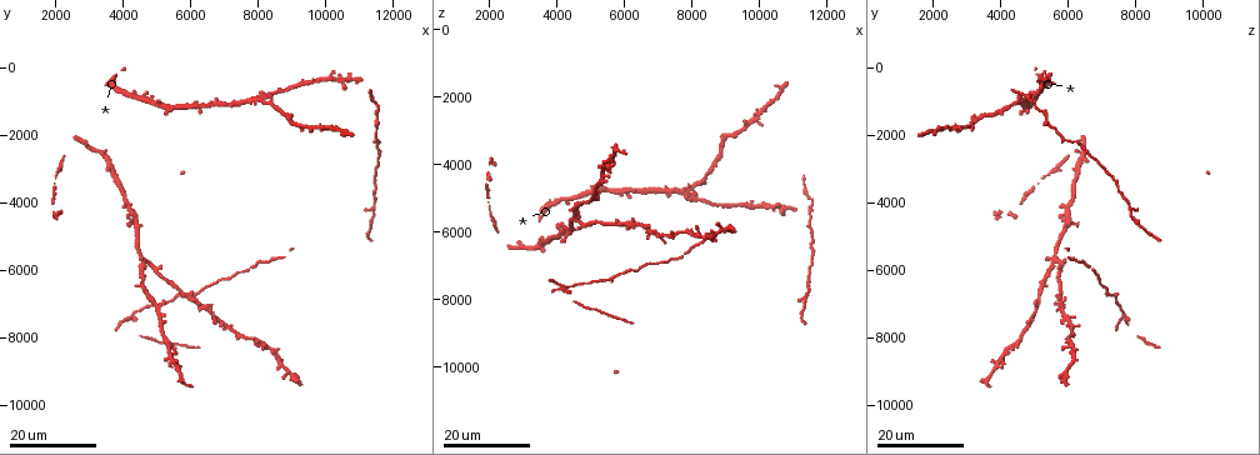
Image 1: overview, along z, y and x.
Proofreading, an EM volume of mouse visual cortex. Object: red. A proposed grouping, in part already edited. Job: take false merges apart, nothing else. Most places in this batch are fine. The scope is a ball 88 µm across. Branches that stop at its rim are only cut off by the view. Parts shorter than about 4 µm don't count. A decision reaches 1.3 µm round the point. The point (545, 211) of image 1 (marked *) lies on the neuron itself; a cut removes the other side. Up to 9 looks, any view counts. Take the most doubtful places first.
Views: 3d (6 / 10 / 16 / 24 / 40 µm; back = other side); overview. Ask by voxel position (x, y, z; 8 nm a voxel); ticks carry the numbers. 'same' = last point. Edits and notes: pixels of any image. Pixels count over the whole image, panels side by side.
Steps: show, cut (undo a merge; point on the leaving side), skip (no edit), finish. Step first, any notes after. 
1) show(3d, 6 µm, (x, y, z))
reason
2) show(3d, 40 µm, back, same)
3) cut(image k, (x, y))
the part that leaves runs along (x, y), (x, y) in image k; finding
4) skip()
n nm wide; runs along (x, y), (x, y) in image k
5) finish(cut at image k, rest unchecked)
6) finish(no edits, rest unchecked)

show(3d, 16 µm, (6100, 6900, 5800))
branch point

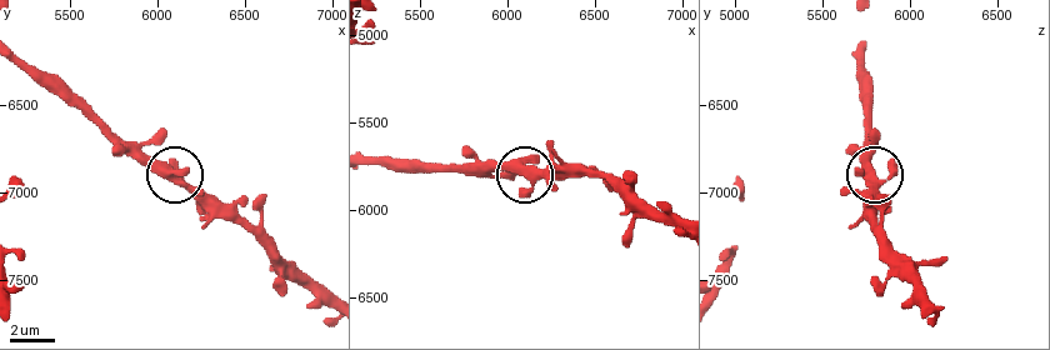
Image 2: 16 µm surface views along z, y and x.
show(3d, 6 µm, (6140, 6940, 5840))
closer look

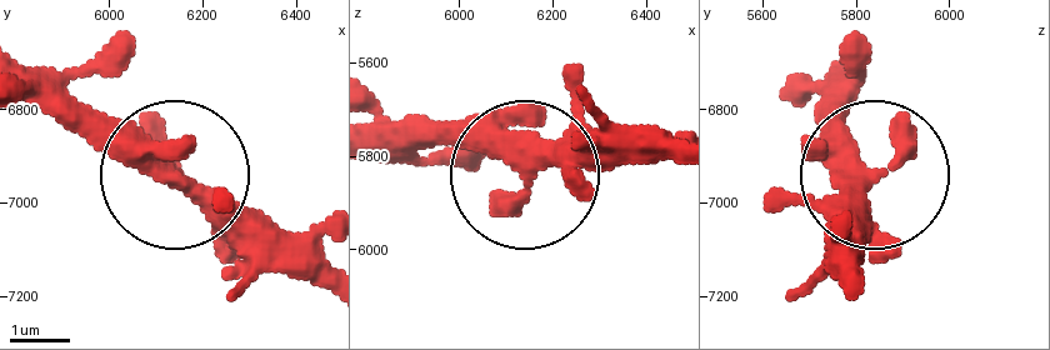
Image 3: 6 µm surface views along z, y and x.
skip()
all the same neuron

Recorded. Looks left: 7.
show(3d, 24 µm, (4300, 7300, 7600))
three-way junction

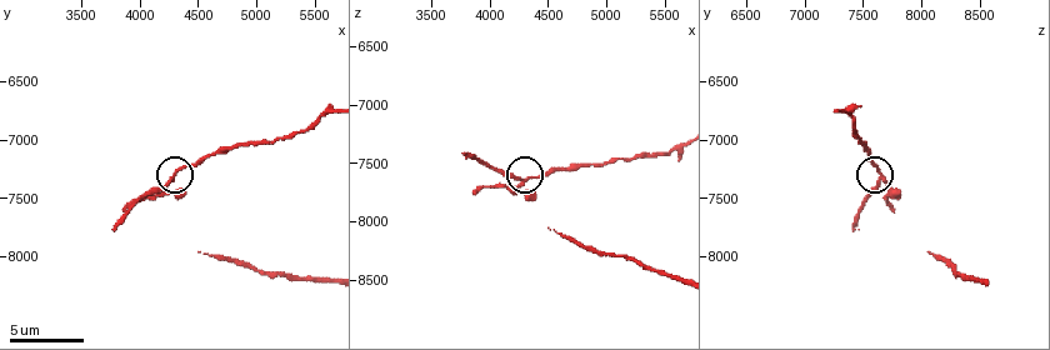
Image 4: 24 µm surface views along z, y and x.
show(3d, 10 µm, (4300, 7340, 7660))
closer look

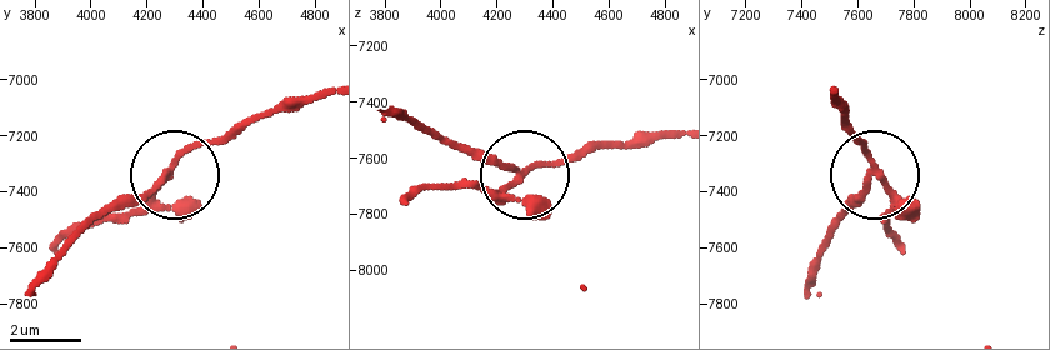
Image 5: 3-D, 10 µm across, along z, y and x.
cut(image 5, (176, 205))
the part that leaves runs along (870, 160), (904, 244) in image 5; a second neuron is stuck on

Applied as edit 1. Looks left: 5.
show(overview)

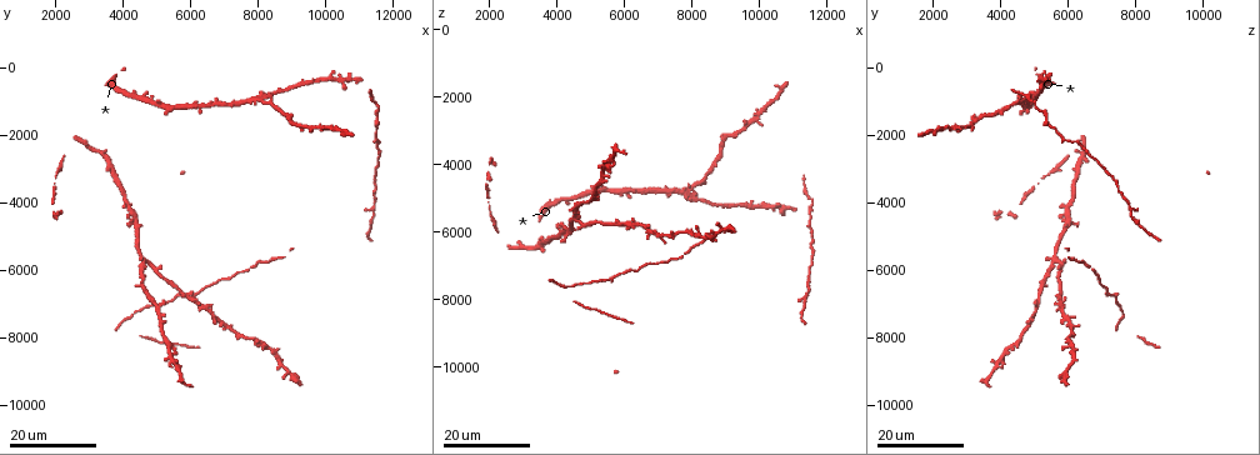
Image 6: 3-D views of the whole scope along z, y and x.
show(3d, 24 µm, (7900, 1000, 4700))
arms part here

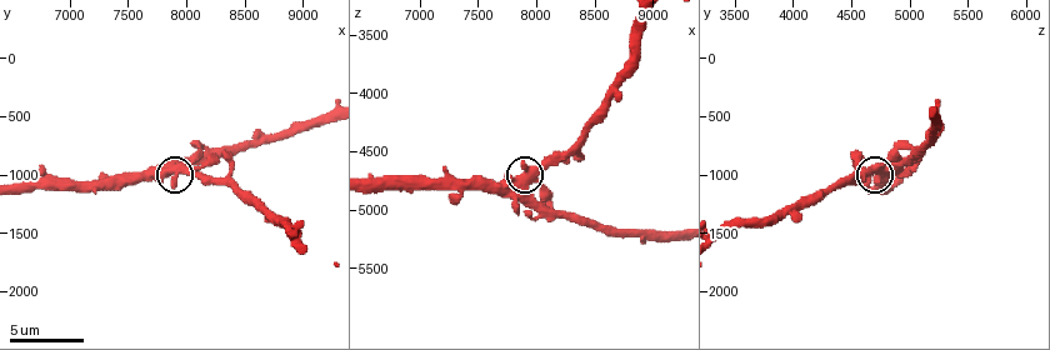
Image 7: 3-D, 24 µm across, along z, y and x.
show(3d, 10 µm, (8000, 940, 4740))

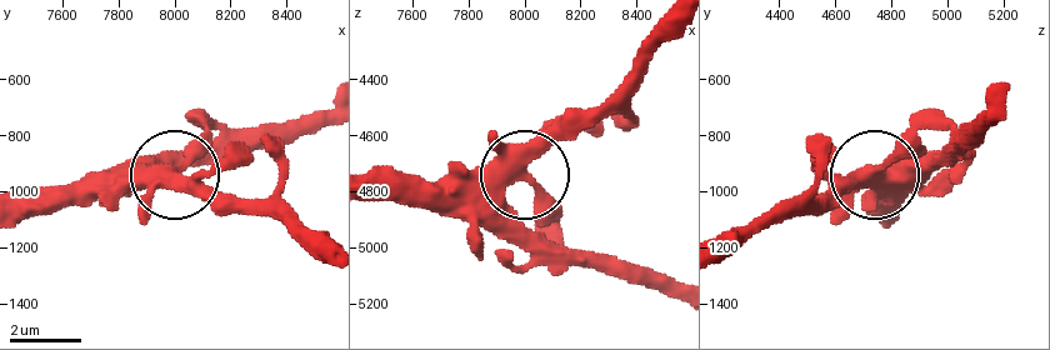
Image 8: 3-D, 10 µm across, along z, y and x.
skip()
360 nm wide; runs along (375, 190), (448, 190), (519, 173), (579, 113) in image 8; all the same neuron

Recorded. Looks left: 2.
show(3d, 16 µm, (5700, 6700, 7400))
thick turns thin

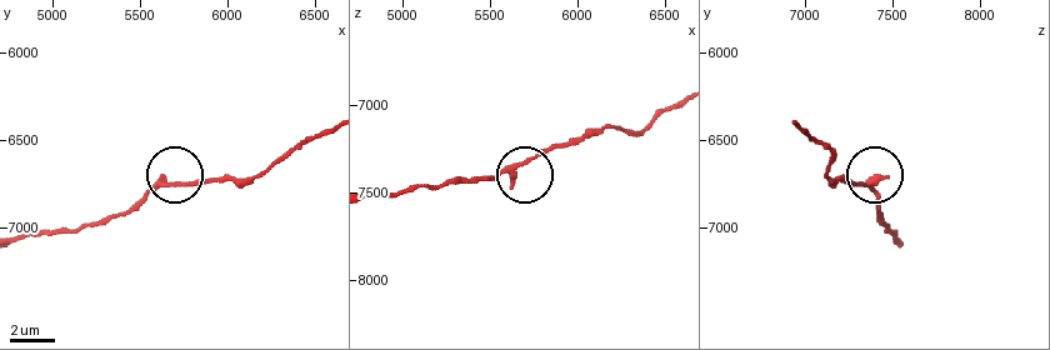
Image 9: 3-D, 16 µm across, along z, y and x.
show(3d, 10 µm, (5680, 6740, 7320))

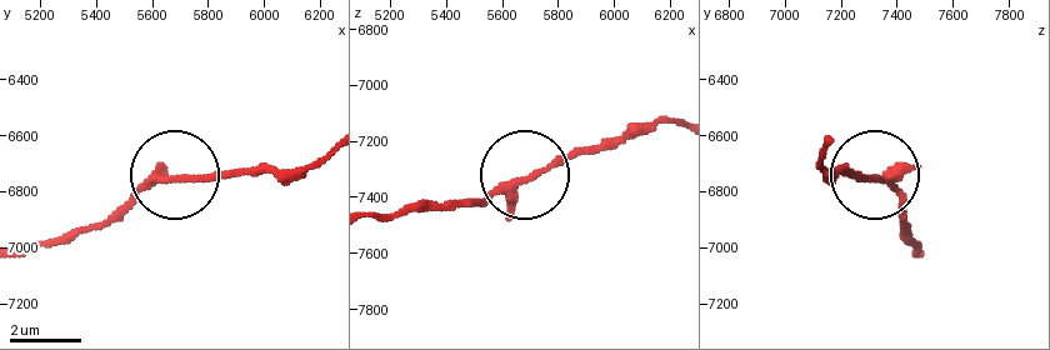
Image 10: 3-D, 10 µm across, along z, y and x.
skip()
3 arms; all the same neuron

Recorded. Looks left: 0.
finish(cut at image 5, rest unchecked)

